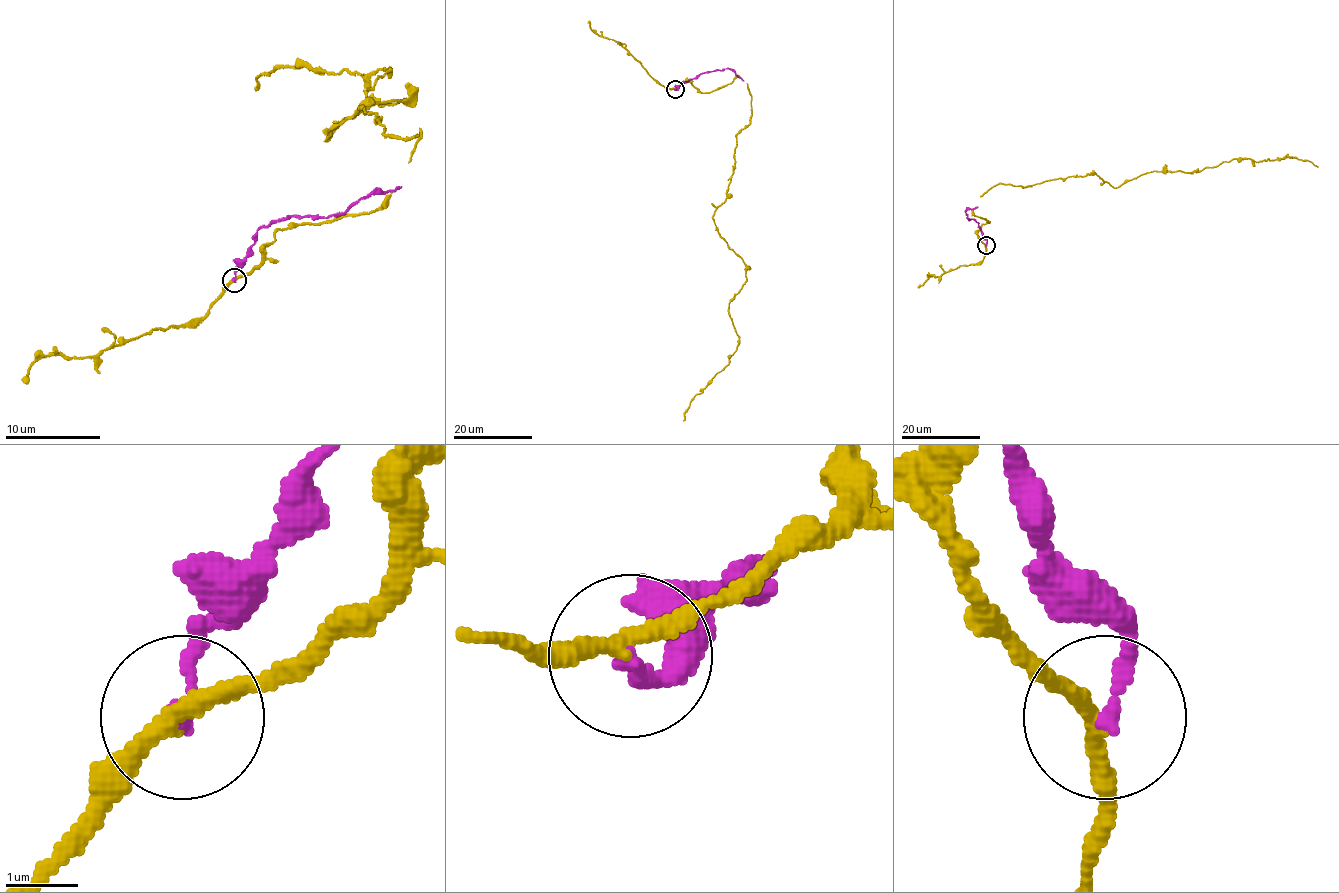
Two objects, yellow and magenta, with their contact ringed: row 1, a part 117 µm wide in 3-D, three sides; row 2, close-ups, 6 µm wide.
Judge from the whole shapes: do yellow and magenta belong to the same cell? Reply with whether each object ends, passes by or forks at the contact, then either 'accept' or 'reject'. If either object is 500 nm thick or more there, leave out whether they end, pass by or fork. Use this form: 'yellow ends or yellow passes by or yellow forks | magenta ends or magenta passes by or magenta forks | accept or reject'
yellow passes by | magenta ends | reject

